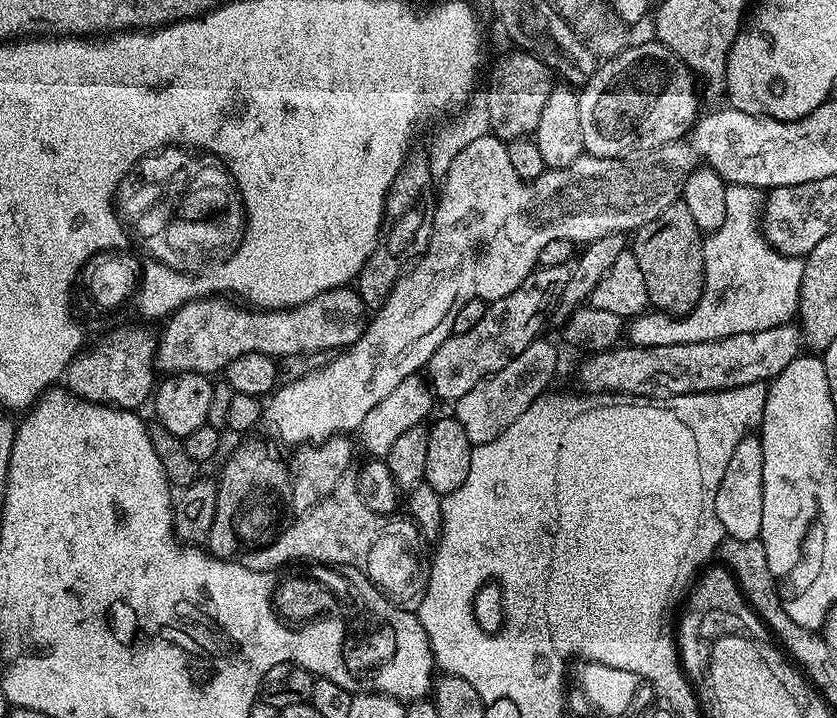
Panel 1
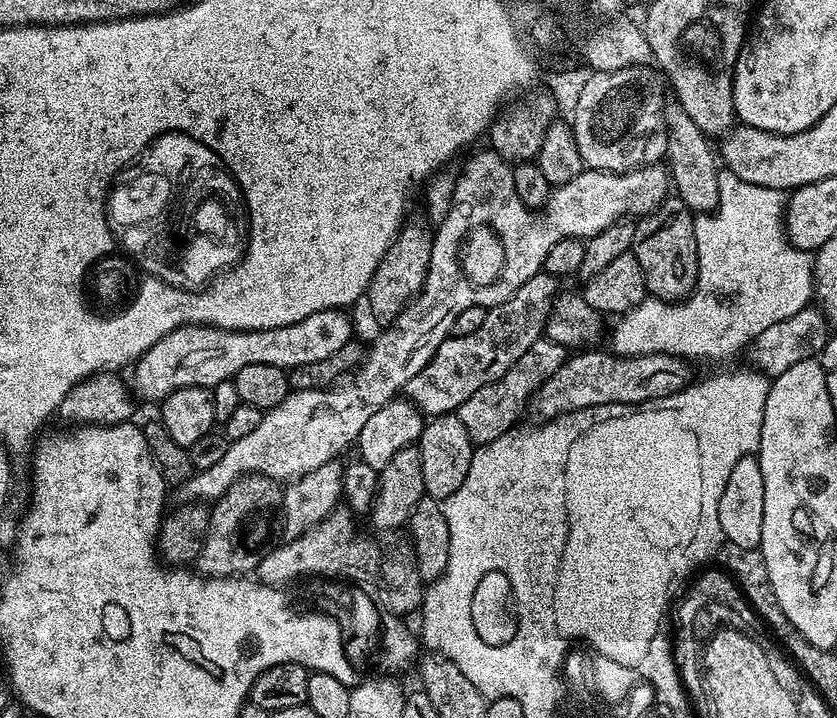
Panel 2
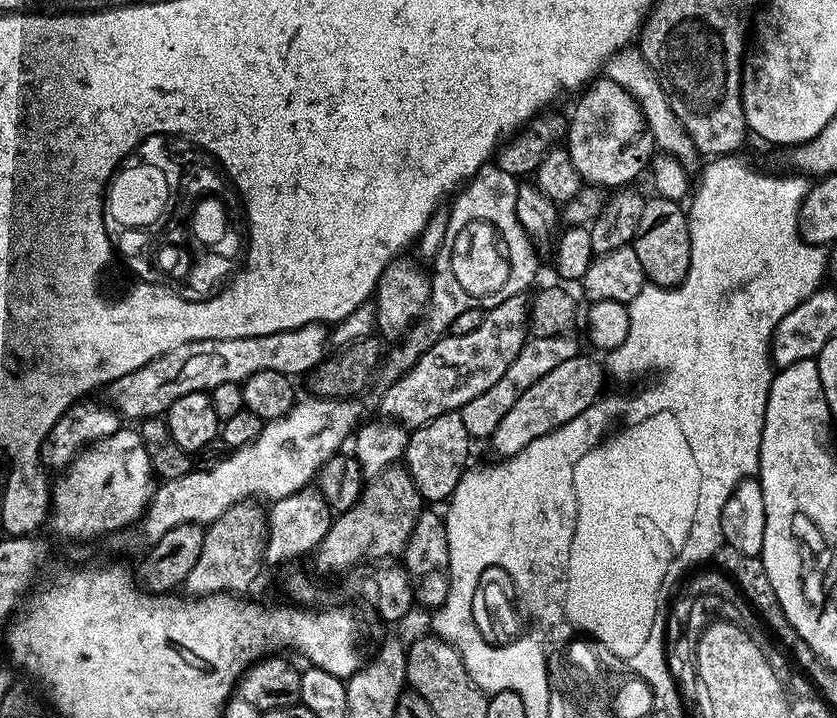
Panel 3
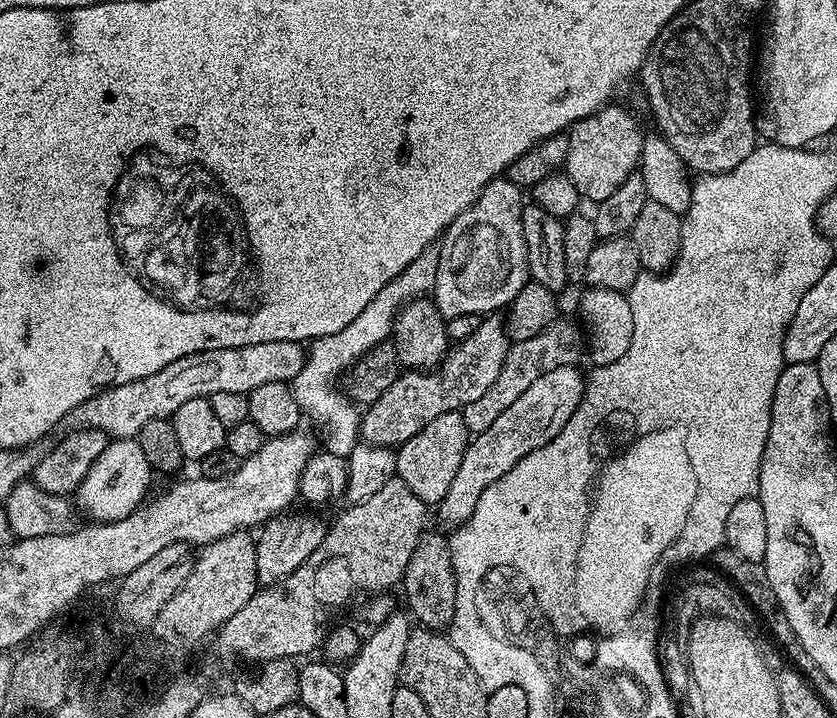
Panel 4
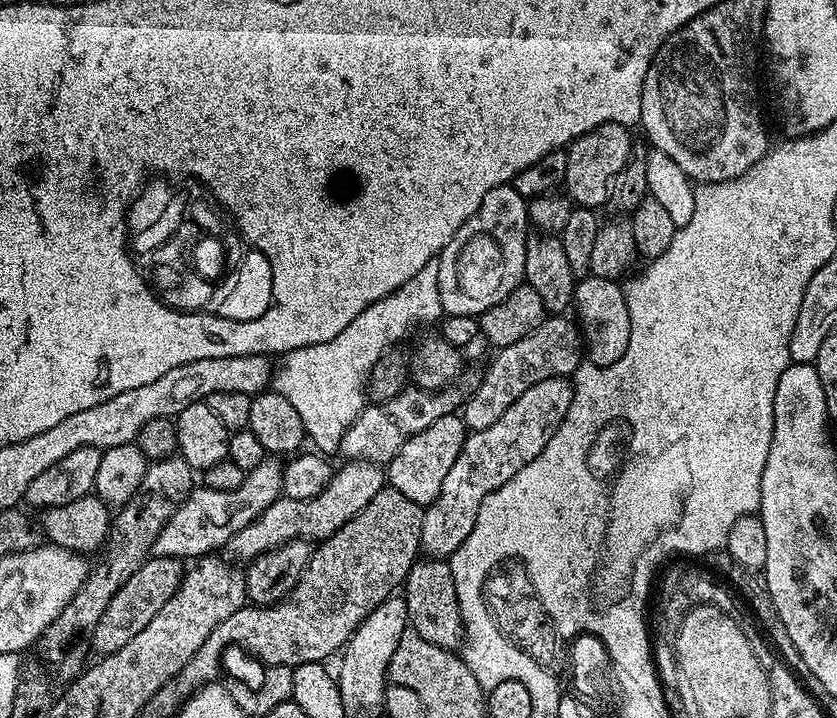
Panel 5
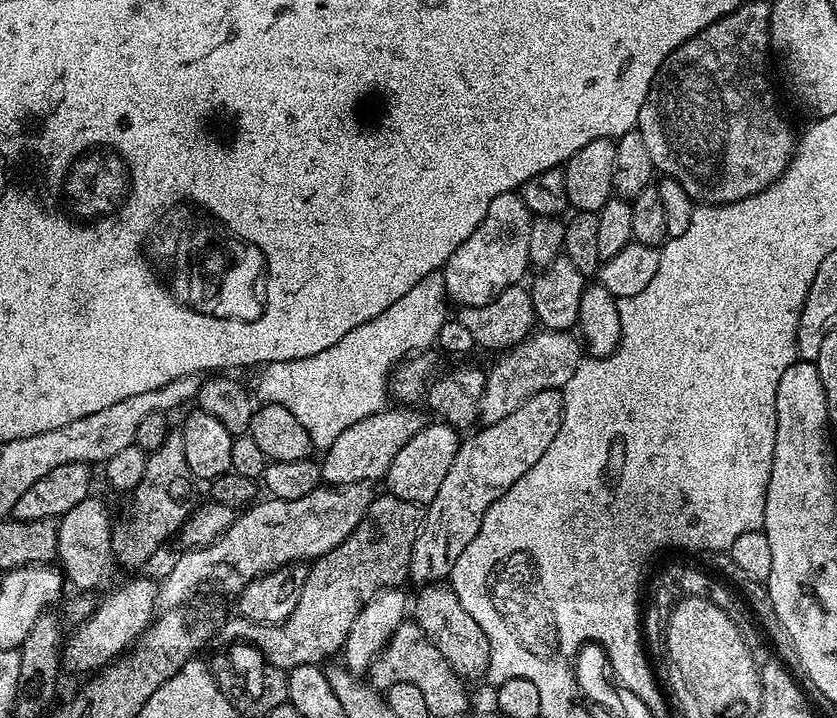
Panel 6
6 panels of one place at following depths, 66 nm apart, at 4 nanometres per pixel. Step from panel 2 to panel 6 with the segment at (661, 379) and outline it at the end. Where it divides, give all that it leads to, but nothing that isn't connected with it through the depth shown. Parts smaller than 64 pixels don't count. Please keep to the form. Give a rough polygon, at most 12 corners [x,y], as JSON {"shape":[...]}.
{"shape":[[551,388],[461,439],[408,567],[451,577],[484,512],[564,421]]}

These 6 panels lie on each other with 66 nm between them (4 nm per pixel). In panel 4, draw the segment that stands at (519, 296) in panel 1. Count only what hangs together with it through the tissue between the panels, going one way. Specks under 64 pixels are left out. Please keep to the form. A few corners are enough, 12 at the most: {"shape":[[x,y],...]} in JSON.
{"shape":[[485,315],[435,368],[401,371],[359,417],[395,449],[494,386],[505,321]]}

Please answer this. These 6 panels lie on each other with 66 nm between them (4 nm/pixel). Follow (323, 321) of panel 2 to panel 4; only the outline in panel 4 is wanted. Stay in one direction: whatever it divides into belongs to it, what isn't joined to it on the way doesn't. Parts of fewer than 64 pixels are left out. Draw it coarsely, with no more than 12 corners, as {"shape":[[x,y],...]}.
{"shape":[[301,341],[190,354],[113,384],[66,414],[68,430],[135,438],[190,398],[290,382]]}

